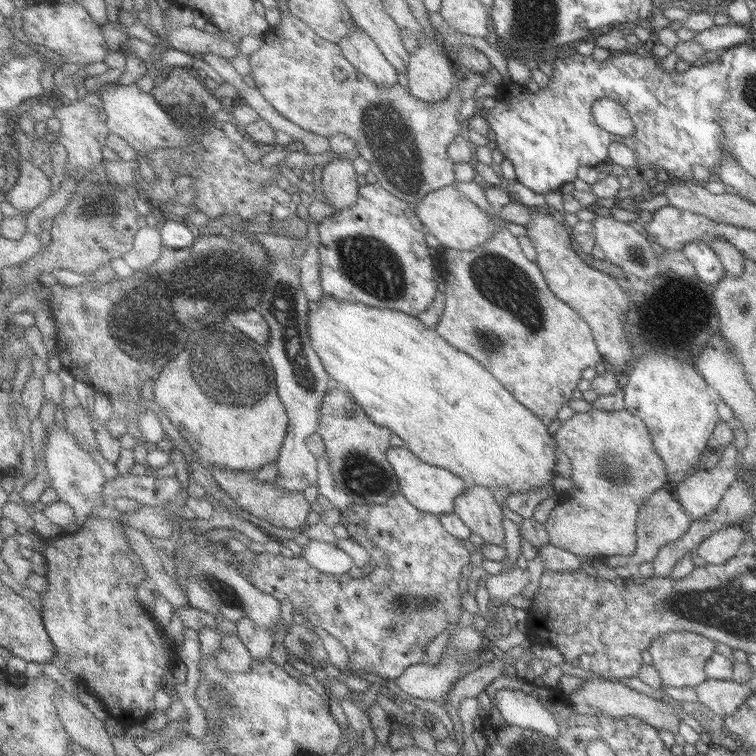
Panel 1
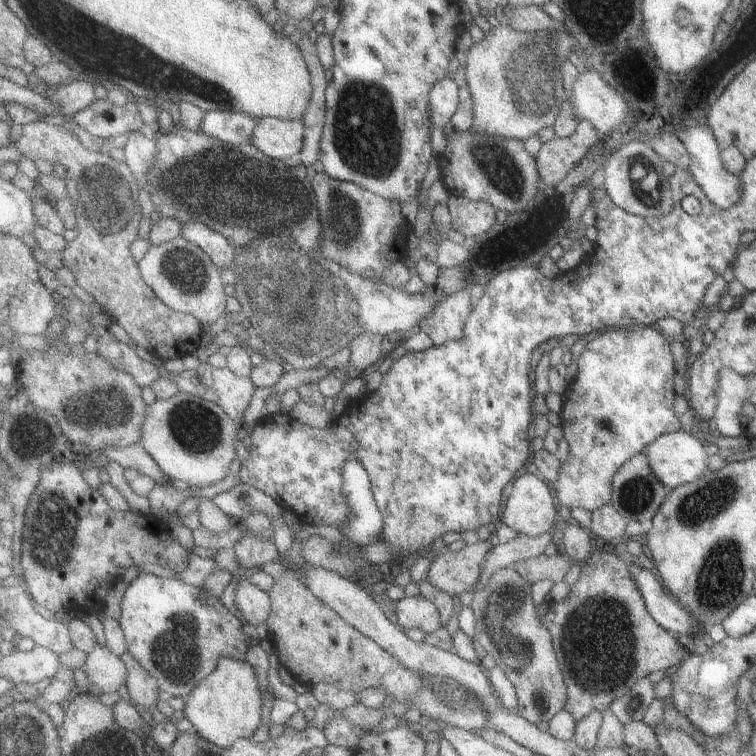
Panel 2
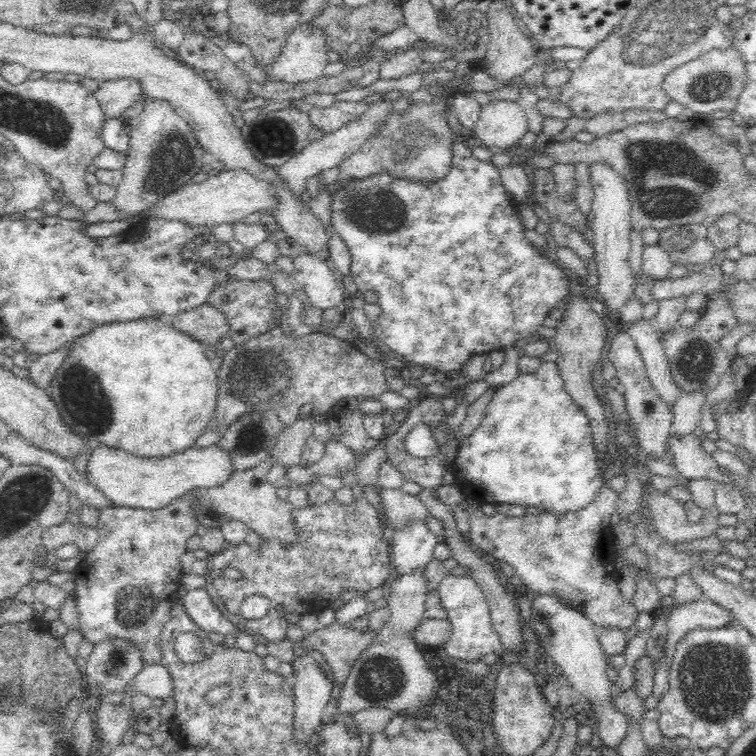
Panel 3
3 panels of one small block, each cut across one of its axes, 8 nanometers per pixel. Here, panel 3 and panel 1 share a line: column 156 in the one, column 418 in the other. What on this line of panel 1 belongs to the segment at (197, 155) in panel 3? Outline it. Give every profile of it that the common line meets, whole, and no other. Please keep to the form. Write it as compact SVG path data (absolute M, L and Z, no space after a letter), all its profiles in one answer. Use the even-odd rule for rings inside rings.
M281 6L281 24L271 28L263 40L265 44L261 46L261 50L249 56L251 78L255 80L259 92L263 92L263 98L269 102L269 106L291 124L297 124L301 130L323 138L331 138L335 134L351 138L359 150L357 154L371 166L371 174L377 176L377 182L405 202L419 204L431 192L443 190L457 182L457 164L449 156L449 148L453 146L453 140L457 140L457 136L467 134L467 116L461 114L465 98L459 90L465 76L457 76L455 92L451 92L445 102L427 108L419 100L415 100L415 96L411 96L411 92L407 92L401 84L381 88L365 78L363 72L359 72L359 68L355 68L355 64L351 64L351 60L343 56L339 44L333 44L319 36L307 22L285 10L285 6Z

